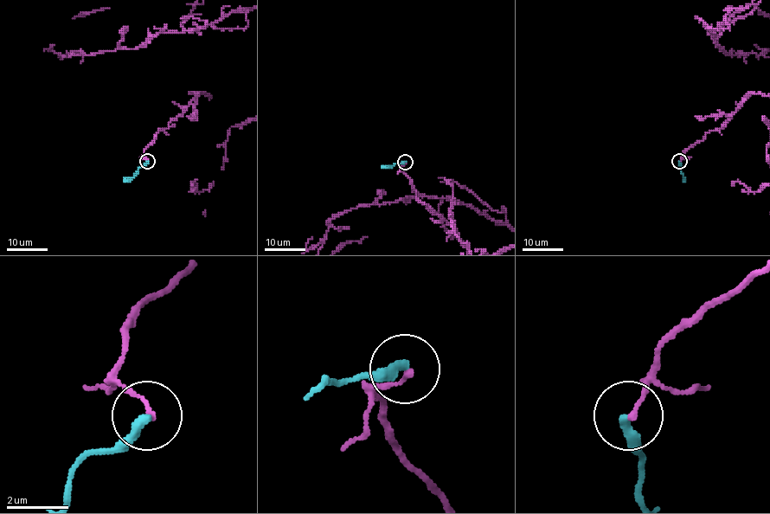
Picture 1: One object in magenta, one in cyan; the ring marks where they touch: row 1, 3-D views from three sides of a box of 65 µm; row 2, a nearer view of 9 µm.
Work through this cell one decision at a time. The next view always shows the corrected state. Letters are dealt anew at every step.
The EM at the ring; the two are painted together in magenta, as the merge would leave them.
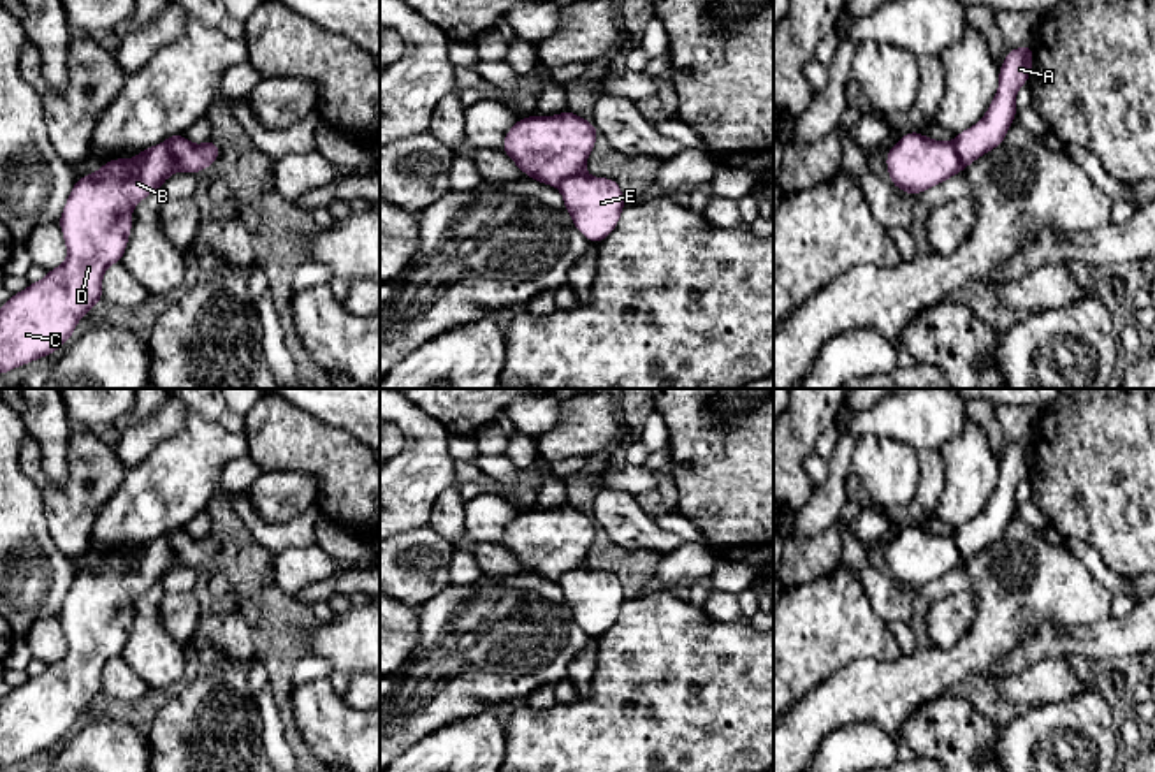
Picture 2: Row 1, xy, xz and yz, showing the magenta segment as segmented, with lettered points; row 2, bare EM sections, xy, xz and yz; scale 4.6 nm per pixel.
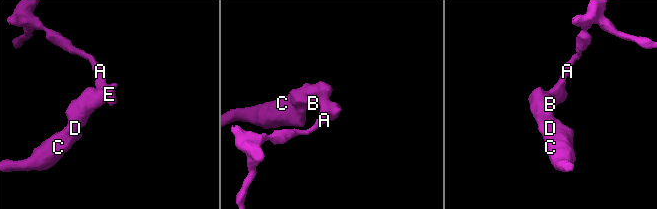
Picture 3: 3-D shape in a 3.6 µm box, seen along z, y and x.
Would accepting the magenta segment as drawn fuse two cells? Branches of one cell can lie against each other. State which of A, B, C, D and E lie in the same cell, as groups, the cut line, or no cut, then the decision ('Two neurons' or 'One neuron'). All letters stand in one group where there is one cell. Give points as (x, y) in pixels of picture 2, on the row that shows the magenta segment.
Groups: A E / B C D. Split along yz (951, 141), (962, 169). Two neurons

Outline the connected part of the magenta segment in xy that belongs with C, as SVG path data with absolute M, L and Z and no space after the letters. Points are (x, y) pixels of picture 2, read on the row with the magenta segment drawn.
M160 142L141 149L134 158L113 158L93 174L76 179L58 220L67 260L47 271L40 281L12 294L0 308L0 375L51 355L72 338L79 320L102 301L105 269L121 262L125 255L134 208L162 188L176 171L179 160L165 142Z

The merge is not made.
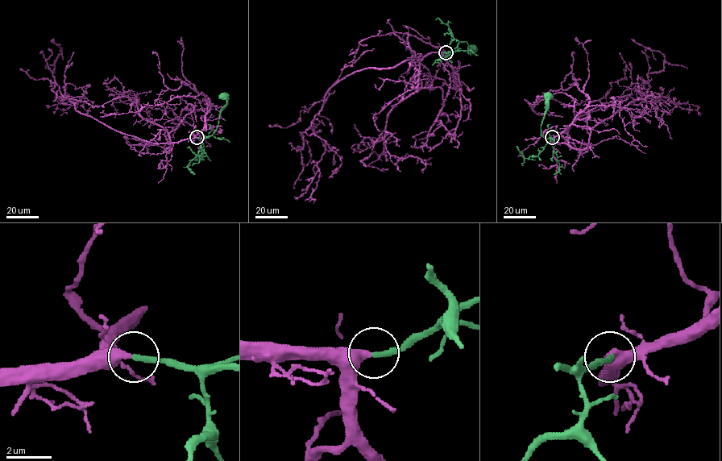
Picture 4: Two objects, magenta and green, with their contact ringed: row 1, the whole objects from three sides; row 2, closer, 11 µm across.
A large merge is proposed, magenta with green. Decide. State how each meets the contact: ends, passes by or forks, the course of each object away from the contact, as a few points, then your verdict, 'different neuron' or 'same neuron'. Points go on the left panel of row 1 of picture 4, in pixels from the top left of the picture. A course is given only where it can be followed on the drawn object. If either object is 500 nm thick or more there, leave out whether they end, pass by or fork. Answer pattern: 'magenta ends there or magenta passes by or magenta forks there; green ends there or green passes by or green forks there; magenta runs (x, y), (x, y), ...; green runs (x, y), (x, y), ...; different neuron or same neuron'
magenta ends there; green ends there; magenta runs (197, 137), (151, 143), (76, 110), (51, 89), (55, 63), (62, 51), (53, 39); green runs (197, 137), (208, 138), (213, 133), (220, 109), (226, 102), (224, 97); same neuron

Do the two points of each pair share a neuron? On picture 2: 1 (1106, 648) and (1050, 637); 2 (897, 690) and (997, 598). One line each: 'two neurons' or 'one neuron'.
1: one neuron
2: one neuron

